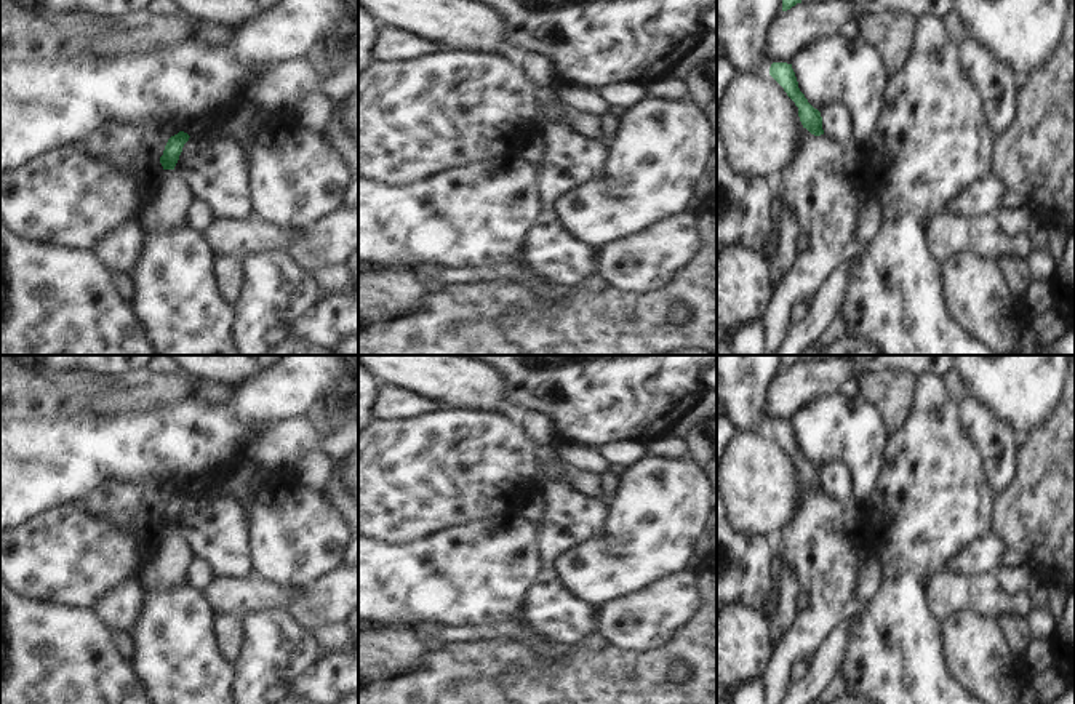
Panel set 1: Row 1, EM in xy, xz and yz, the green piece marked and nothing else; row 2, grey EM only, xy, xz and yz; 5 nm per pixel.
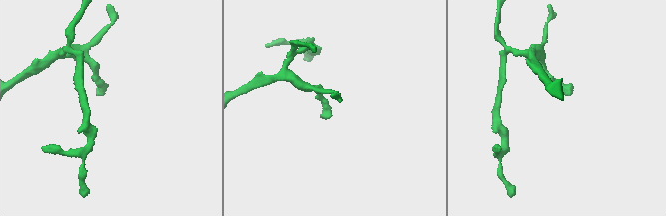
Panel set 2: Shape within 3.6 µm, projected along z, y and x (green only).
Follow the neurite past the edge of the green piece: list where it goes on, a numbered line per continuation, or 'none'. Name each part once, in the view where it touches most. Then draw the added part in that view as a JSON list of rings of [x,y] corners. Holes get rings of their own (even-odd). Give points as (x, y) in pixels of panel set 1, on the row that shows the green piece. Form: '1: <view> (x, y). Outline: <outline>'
none.

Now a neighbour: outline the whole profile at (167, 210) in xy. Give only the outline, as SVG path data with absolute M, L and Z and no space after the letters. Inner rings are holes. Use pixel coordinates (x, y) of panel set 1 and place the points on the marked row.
M165 170L150 202L138 219L144 237L187 226L186 216L194 197L176 170Z

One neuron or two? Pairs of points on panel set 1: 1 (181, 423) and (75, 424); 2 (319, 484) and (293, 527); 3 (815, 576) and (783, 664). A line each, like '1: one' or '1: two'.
1: one
2: two
3: one

